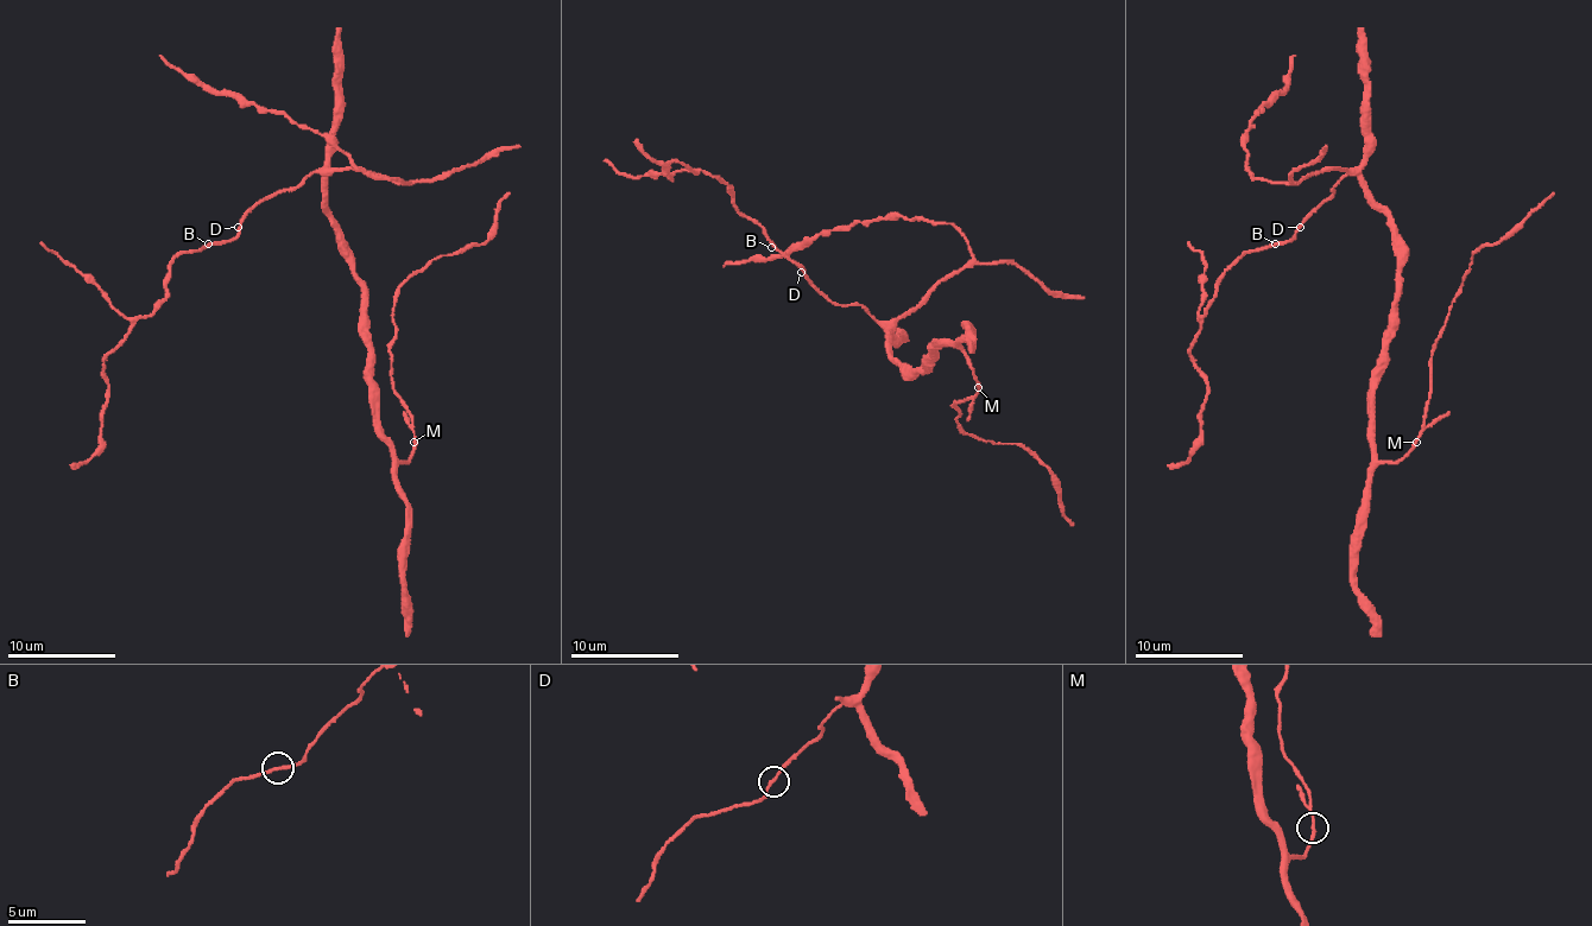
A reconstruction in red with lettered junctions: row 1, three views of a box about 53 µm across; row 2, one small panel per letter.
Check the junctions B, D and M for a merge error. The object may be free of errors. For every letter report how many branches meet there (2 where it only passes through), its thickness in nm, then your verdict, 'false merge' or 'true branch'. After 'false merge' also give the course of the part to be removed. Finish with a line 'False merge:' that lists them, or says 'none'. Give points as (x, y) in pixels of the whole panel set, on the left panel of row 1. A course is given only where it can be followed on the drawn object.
B: 2 | 190 nm | true branch
D: 2 | 190 nm | true branch
M: 2 | 190 nm | true branch
False merge: none

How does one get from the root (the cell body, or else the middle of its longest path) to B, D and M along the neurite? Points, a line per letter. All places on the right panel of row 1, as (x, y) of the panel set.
B: (1397, 268), (1395, 224), (1373, 200), (1357, 172), (1349, 172), (1289, 241), (1275, 243)
D: (1397, 268), (1395, 224), (1373, 200), (1357, 172), (1349, 172), (1300, 227)
M: (1397, 268), (1395, 334), (1387, 344), (1387, 366), (1373, 391), (1373, 456), (1378, 461), (1397, 461), (1417, 442)

